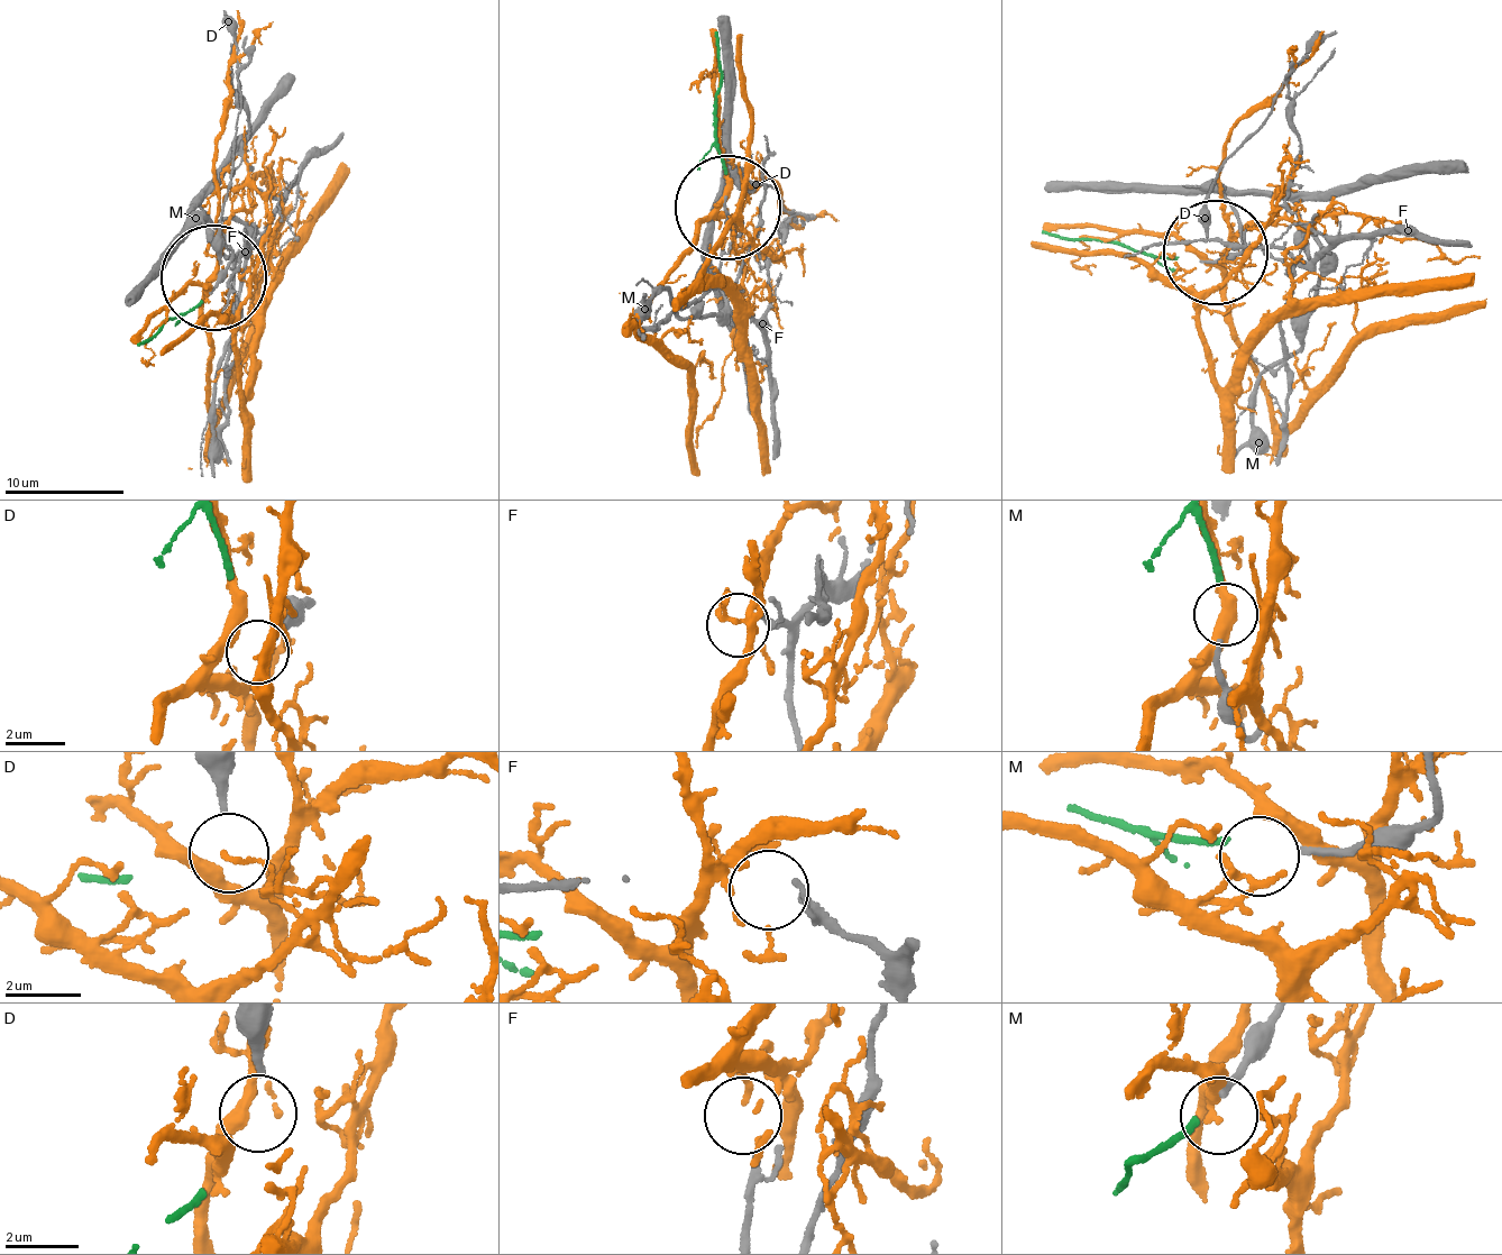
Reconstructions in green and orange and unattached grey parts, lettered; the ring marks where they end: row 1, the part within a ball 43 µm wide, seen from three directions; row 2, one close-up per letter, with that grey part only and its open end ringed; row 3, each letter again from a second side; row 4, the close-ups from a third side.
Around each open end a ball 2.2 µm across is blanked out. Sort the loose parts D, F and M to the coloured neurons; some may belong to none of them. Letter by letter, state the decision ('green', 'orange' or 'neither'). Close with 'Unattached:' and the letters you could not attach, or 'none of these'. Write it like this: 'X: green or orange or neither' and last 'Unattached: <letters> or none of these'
D: neither
F: neither
M: neither
Unattached: D, F, M

